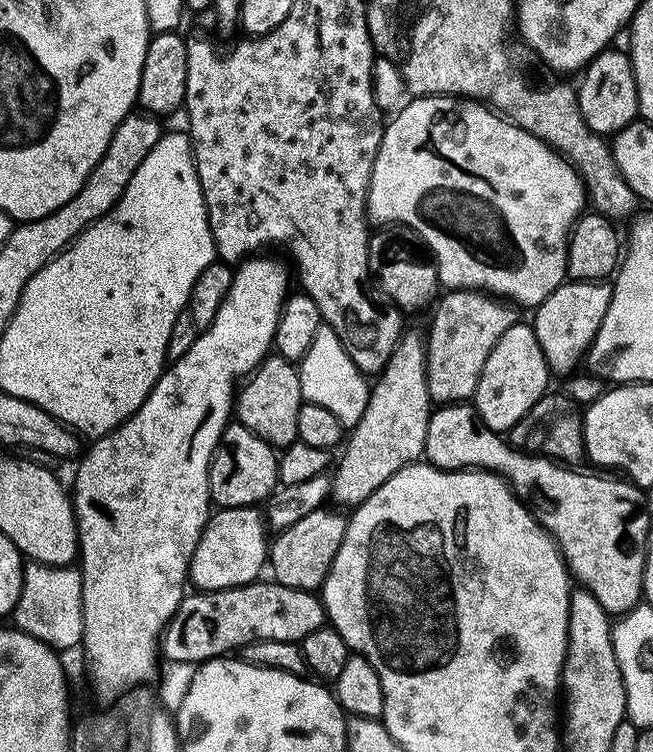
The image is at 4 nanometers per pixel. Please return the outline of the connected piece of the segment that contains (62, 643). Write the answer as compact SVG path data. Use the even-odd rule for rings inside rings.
M29 563L24 569L22 598L14 613L15 627L38 642L67 654L84 642L84 574L79 567L51 568Z

